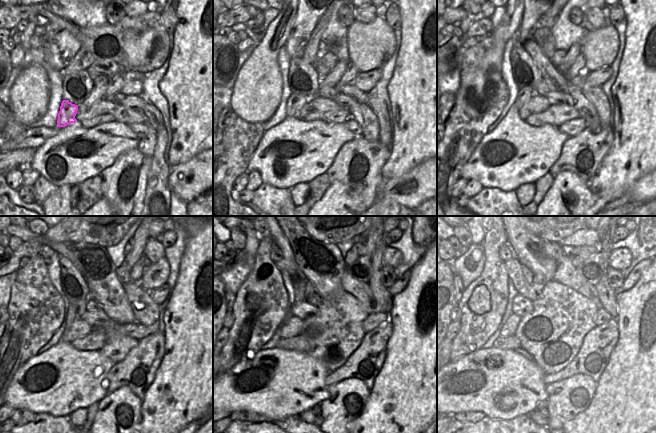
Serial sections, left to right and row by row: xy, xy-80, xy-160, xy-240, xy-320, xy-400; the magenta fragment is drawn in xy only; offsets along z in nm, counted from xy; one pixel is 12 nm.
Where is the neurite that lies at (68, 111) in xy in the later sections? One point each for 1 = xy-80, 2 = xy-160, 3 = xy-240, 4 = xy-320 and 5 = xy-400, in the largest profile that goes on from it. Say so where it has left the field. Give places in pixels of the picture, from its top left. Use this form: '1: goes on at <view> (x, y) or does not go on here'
1: goes on at xy-80 (295, 102)
2: goes on at xy-160 (524, 94)
3: goes on at xy-240 (81, 307)
4: goes on at xy-320 (309, 289)
5: goes on at xy-400 (538, 278)

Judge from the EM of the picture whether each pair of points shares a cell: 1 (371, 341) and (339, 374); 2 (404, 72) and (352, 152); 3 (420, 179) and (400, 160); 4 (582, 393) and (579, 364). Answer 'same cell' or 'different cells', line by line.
1: same cell
2: different cells
3: different cells
4: different cells

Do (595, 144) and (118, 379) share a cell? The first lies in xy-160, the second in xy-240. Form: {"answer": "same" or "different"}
{"answer": "same"}

